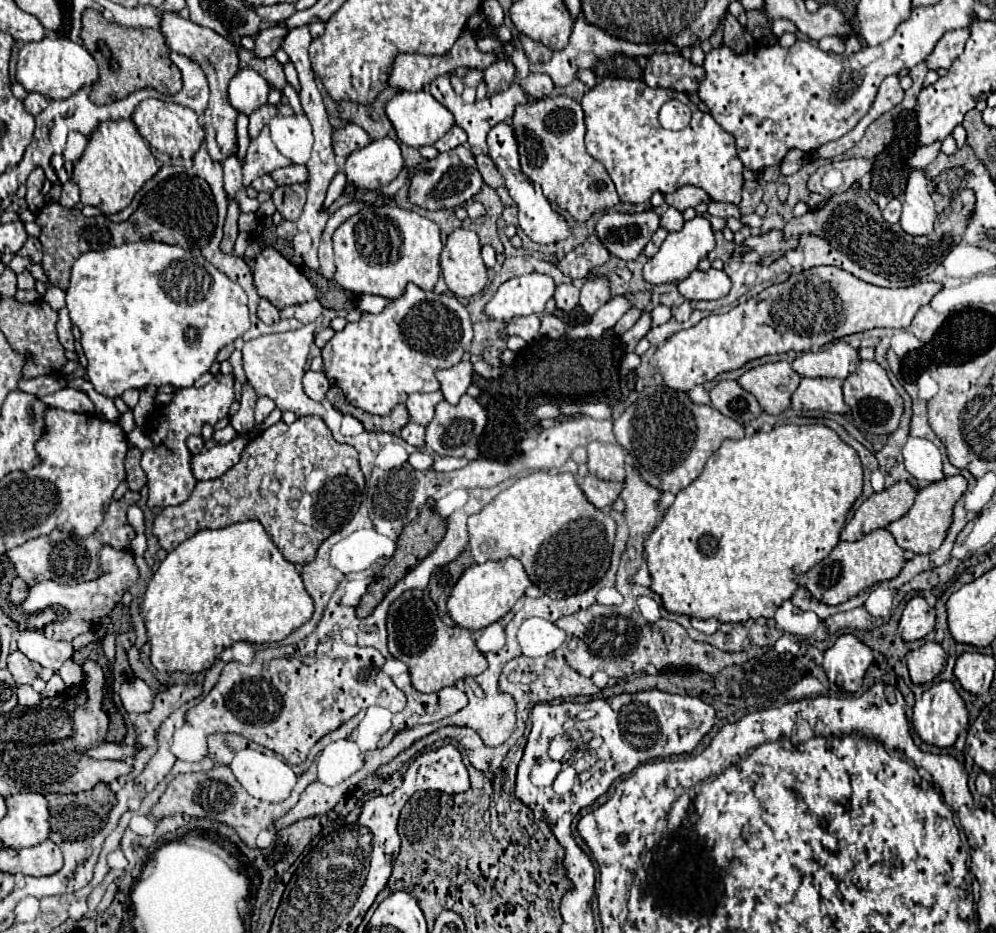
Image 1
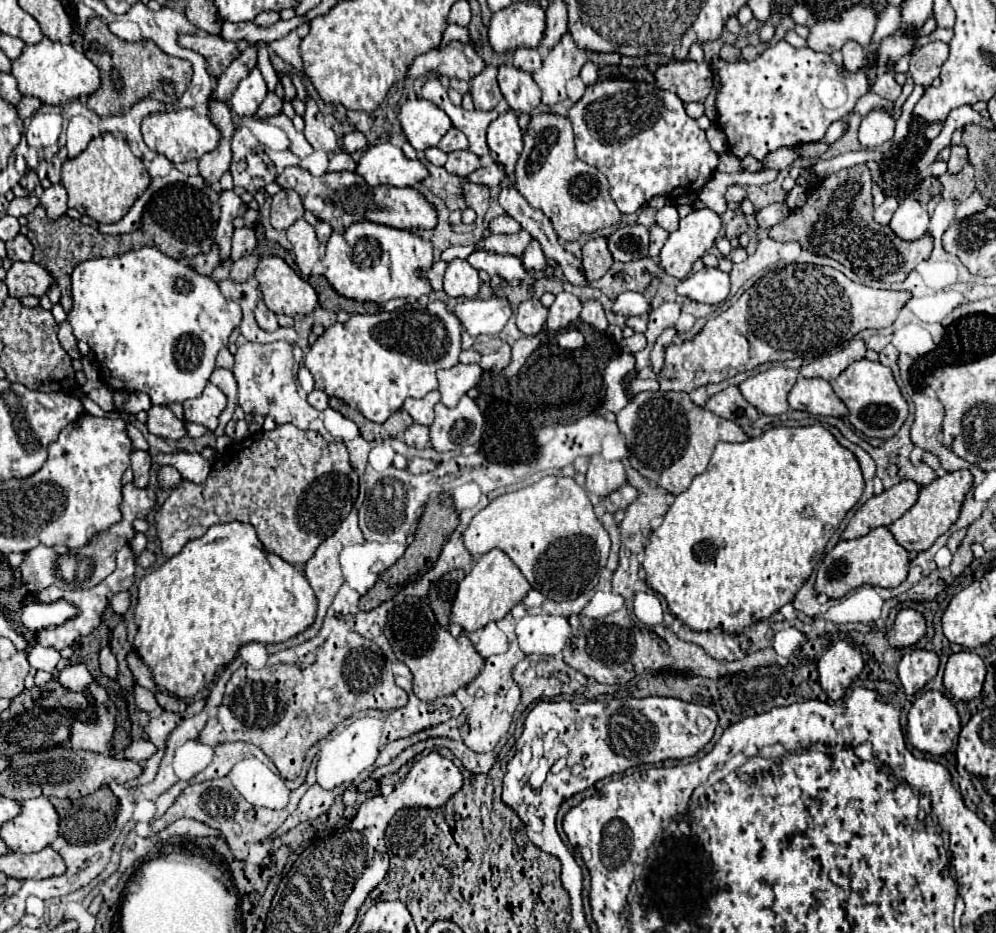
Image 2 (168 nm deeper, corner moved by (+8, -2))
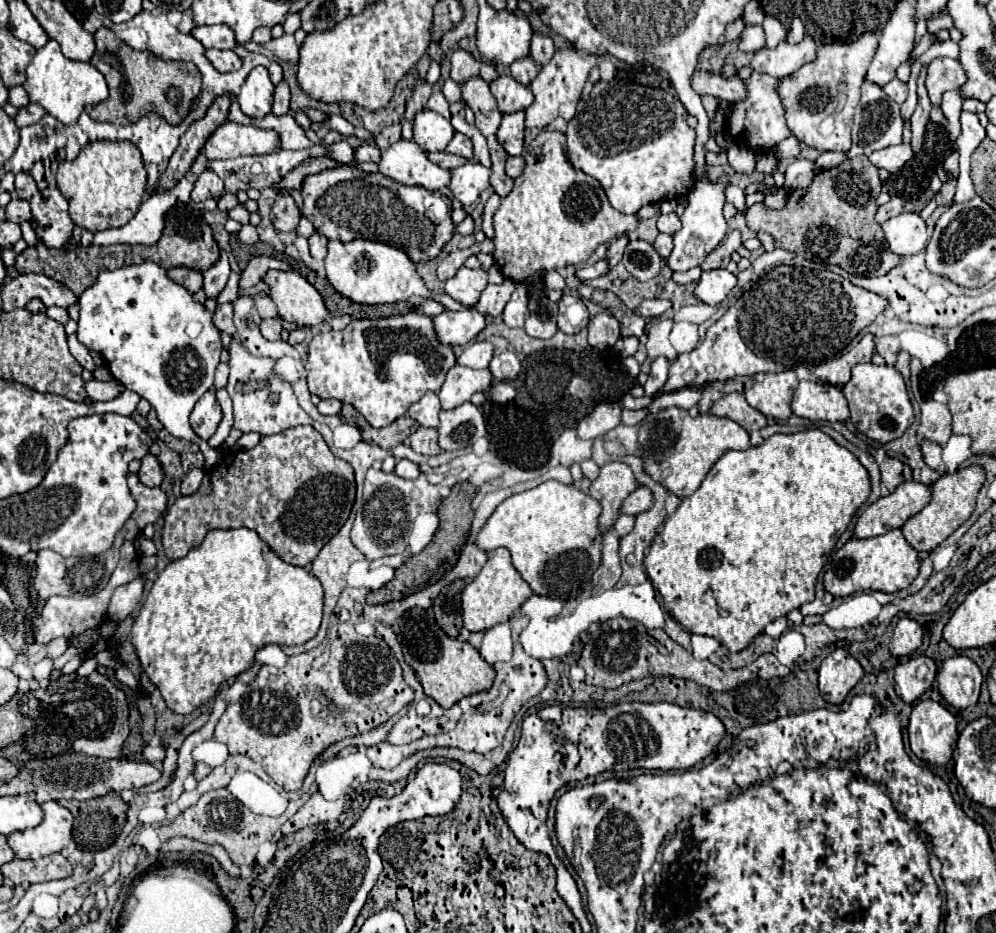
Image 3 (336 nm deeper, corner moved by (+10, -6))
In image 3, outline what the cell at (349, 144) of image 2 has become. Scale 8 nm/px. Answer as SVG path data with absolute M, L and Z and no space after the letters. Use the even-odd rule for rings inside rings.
M362 143L358 149L356 149L356 157L358 161L374 161L378 163L380 161L380 149L376 145L370 145L370 143Z

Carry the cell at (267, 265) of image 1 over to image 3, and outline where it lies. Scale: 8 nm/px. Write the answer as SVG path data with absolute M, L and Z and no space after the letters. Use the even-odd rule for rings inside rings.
M268 271L264 281L282 319L300 327L322 327L326 323L330 313L324 299L302 275L294 271Z

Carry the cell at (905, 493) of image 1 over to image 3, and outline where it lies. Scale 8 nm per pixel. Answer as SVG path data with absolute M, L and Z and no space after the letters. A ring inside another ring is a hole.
M916 481L900 483L890 495L874 501L860 517L854 527L856 537L876 537L890 529L902 527L912 515L920 513L930 503L930 487Z

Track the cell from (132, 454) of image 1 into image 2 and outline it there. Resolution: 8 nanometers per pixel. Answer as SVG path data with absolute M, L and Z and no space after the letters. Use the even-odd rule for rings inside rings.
M132 451L130 455L130 467L134 471L134 485L138 489L144 489L148 485L150 475L150 455L146 451Z

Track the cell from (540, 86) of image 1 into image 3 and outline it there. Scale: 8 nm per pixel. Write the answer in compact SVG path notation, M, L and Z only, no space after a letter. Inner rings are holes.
M502 74L490 83L490 91L496 97L496 103L502 113L516 113L528 108L534 96L530 87L520 85L510 75Z

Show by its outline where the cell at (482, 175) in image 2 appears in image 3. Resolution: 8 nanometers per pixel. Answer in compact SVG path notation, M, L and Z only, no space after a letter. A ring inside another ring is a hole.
M522 155L520 157L508 157L508 161L506 161L506 173L516 179L518 175L522 175L522 171L524 171L524 157Z

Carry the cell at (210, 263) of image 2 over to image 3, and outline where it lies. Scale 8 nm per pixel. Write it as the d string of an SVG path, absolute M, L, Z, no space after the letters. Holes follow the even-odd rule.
M172 267L172 269L168 269L168 277L174 283L186 287L190 293L196 293L202 289L202 273L198 273L198 271L192 271L186 267Z

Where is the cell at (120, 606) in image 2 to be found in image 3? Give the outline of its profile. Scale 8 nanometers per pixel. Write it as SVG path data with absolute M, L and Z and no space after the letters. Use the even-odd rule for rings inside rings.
M140 575L136 577L132 583L122 585L114 591L112 599L110 599L110 607L108 607L108 617L116 619L116 621L124 621L140 603L142 599L142 591L144 591L144 581L146 577Z

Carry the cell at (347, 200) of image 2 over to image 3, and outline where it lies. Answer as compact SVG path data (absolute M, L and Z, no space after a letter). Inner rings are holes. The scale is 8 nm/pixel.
M340 165L336 169L322 171L318 175L312 175L304 181L302 187L304 197L304 217L308 217L316 231L322 233L326 239L338 239L338 241L352 241L352 239L370 239L378 243L386 243L392 247L402 249L414 263L420 261L432 261L438 257L438 253L444 249L444 245L454 235L454 223L452 223L452 201L440 191L428 191L424 187L408 187L402 183L396 183L394 179L384 177L382 173L364 173L362 169Z

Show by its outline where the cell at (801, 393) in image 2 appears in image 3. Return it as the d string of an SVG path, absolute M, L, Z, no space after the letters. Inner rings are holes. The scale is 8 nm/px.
M800 381L792 399L792 411L810 421L846 421L850 417L844 393L822 381Z

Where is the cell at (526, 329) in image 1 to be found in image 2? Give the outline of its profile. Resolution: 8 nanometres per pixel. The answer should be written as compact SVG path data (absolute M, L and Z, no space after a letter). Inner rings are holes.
M530 299L530 301L524 301L524 303L518 305L516 327L524 335L536 335L542 329L546 317L548 317L548 311L540 305L540 301Z

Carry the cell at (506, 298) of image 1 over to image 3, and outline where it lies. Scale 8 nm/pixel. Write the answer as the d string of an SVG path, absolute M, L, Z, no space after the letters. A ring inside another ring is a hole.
M476 309L470 311L444 311L432 319L438 341L444 345L466 345L472 341L484 327L486 317Z

